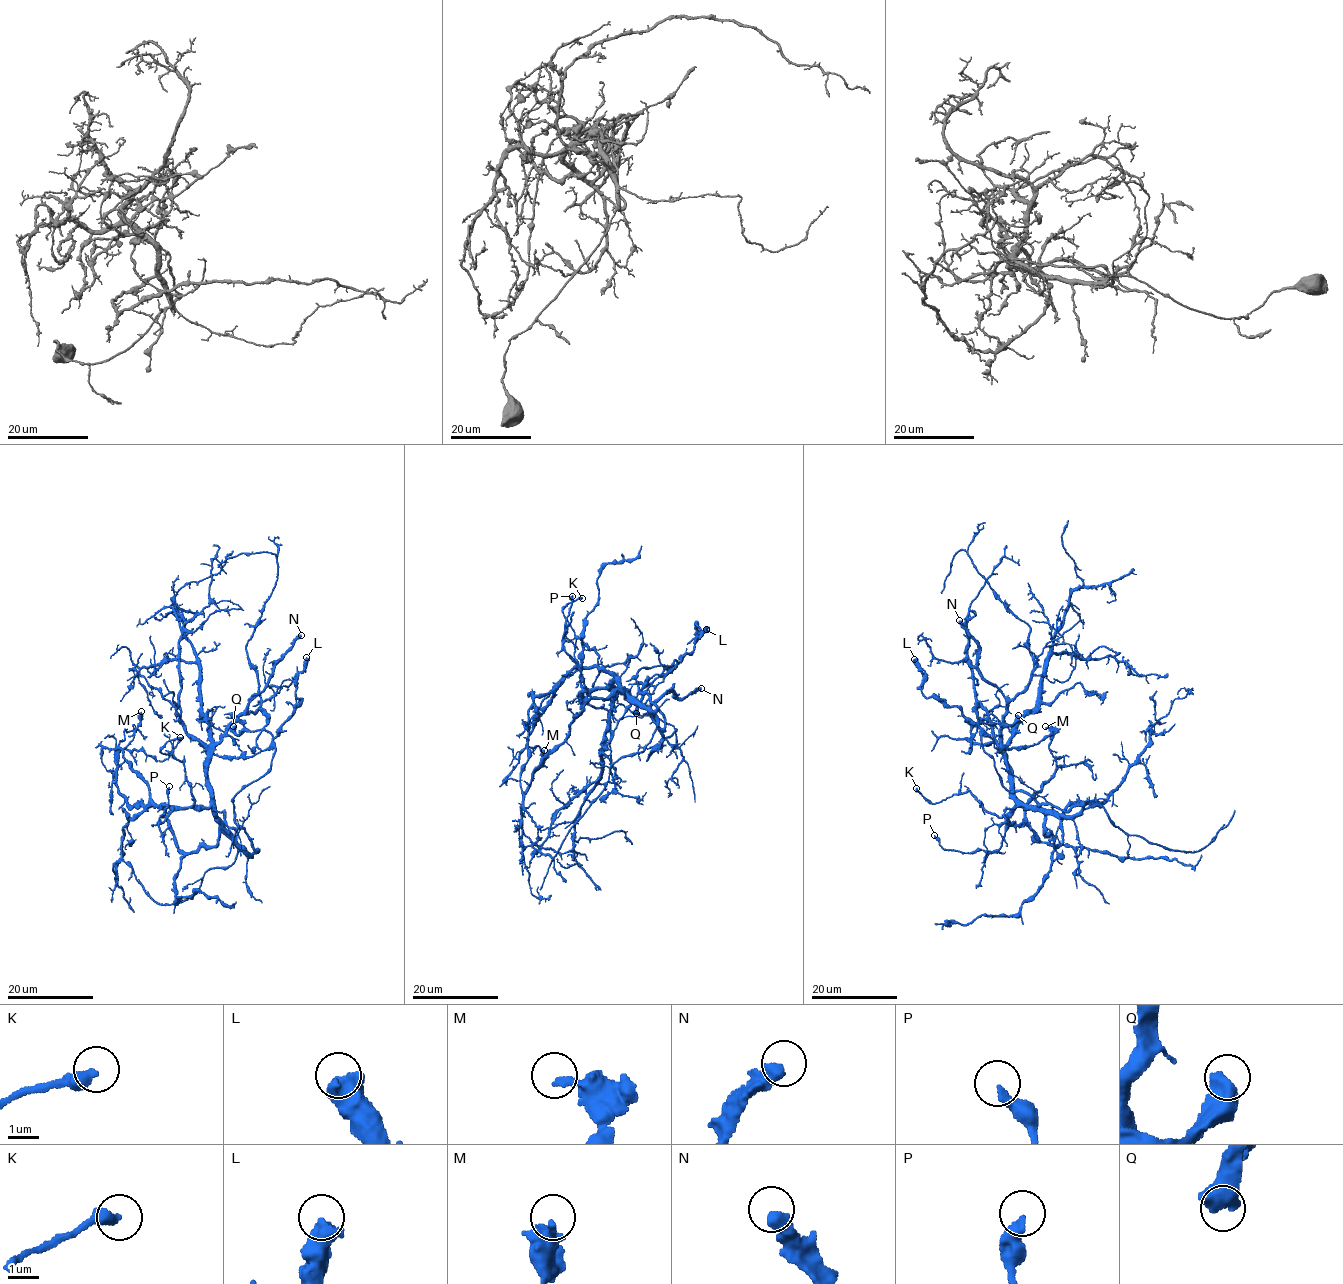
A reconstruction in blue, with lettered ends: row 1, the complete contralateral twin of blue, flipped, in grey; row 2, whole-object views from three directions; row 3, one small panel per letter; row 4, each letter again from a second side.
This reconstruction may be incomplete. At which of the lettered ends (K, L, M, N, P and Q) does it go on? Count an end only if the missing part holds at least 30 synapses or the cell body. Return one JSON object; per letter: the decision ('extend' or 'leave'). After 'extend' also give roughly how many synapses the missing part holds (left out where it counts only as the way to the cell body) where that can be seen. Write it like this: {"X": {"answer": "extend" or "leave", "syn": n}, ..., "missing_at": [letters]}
{"K": {"answer": "leave"}, "L": {"answer": "leave"}, "M": {"answer": "leave"}, "N": {"answer": "extend", "syn": 60}, "P": {"answer": "leave"}, "Q": {"answer": "leave"}, "missing_at": ["N"]}

